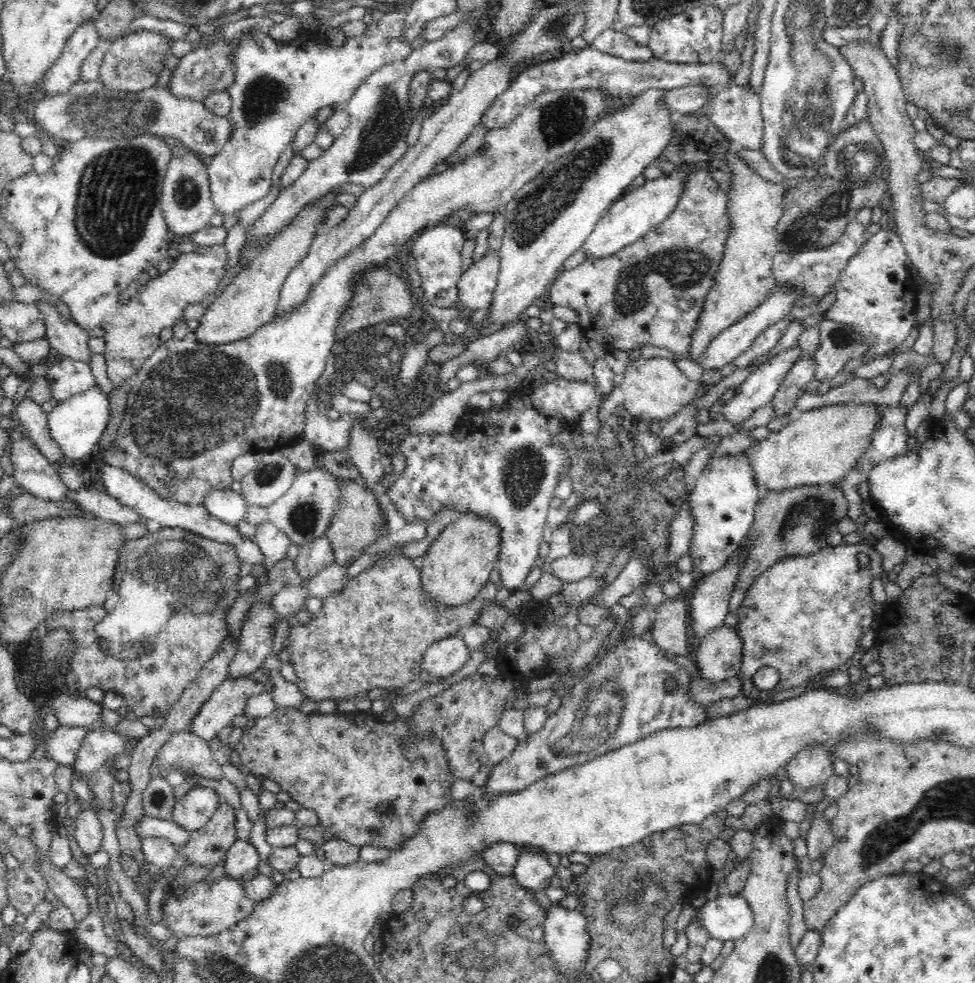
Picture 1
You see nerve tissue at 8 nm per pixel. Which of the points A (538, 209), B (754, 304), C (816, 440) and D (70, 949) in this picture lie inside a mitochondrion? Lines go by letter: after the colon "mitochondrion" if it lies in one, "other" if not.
A: mitochondrion
B: other
C: other
D: other

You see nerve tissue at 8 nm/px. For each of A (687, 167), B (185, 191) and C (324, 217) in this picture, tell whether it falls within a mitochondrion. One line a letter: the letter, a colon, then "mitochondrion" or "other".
A: other
B: mitochondrion
C: other

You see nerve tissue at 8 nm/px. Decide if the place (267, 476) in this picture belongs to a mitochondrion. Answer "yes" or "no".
yes

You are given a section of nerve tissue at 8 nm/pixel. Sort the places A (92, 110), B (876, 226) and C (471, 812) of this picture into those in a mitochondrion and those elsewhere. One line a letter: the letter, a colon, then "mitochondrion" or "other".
A: mitochondrion
B: other
C: other

